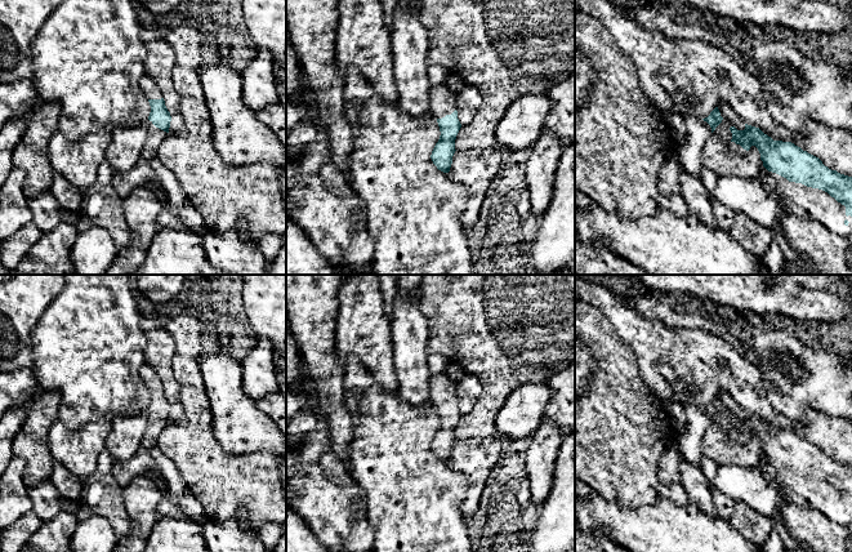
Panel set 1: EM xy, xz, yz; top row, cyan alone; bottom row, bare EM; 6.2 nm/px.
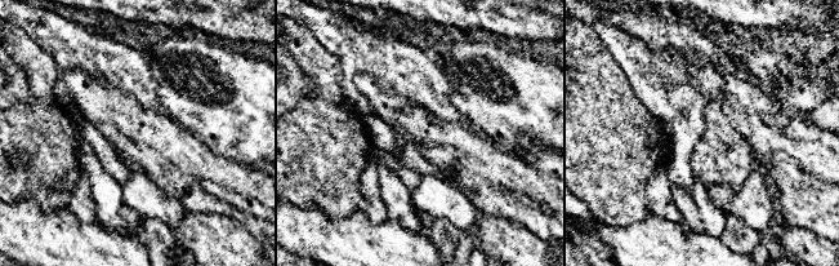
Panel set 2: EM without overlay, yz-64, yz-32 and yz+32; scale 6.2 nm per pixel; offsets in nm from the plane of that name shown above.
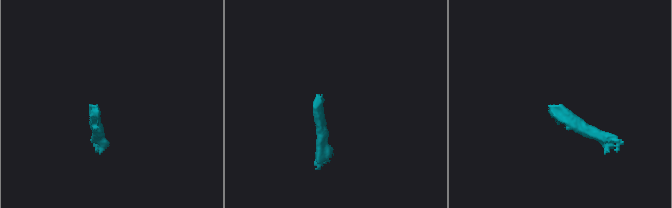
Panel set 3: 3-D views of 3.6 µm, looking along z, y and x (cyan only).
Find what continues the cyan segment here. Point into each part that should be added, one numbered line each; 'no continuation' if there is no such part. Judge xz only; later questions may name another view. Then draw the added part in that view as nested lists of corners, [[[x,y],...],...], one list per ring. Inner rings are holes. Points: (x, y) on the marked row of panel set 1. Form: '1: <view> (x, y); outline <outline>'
1: xz (442, 101); outline [[[446,84],[432,85],[429,90],[429,110],[437,119],[451,115],[456,110],[456,94]]]

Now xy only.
1: xy (155, 137); outline [[[152,121],[146,123],[147,126],[147,141],[142,152],[144,160],[150,160],[157,155],[157,150],[162,142],[168,138],[169,133],[156,128]]]

